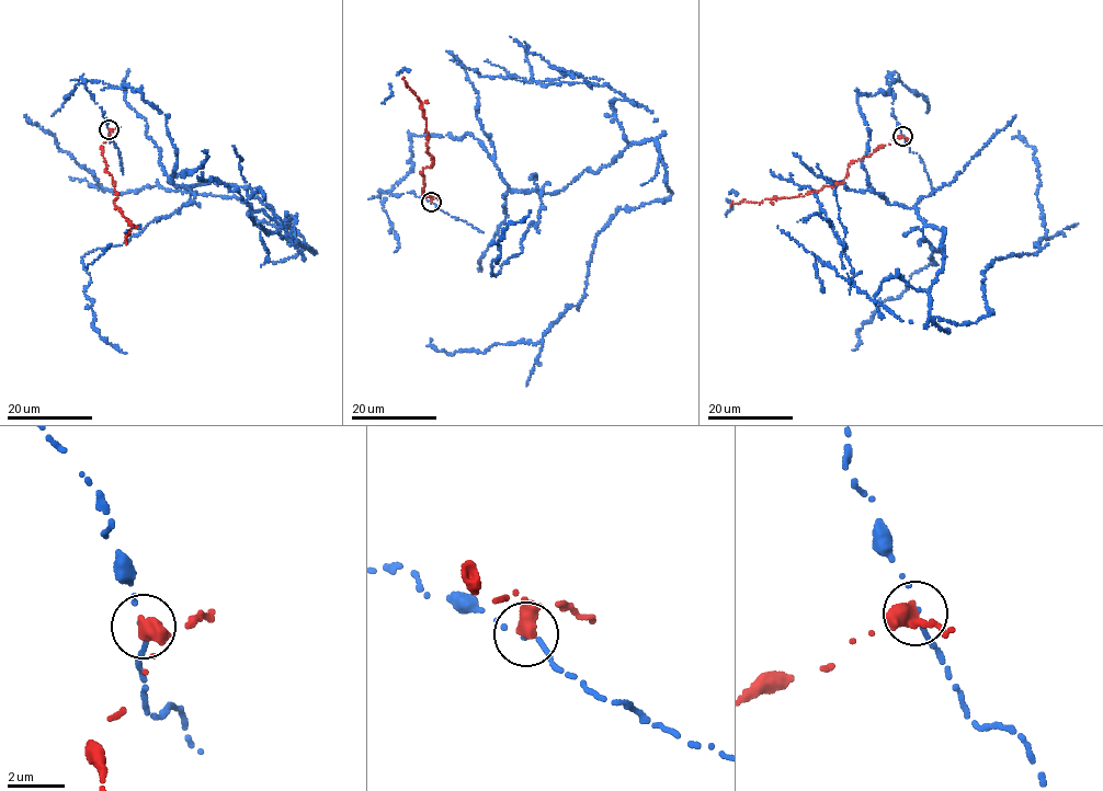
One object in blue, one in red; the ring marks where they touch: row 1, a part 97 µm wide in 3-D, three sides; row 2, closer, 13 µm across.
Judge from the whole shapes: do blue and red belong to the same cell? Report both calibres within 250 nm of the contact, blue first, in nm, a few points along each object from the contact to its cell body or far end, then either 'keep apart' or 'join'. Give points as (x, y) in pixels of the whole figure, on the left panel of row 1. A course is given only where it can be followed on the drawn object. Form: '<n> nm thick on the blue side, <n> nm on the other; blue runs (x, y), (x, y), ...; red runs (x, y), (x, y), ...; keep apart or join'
110 nm thick on the blue side, 500 nm on the other; blue runs (109, 128), (86, 81), (166, 115), (168, 181), (245, 186), (304, 243), (236, 197), (105, 188), (31, 119); red runs (109, 129), (110, 136), (101, 147), (106, 172), (112, 176), (117, 194), (115, 208), (132, 224), (126, 244); keep apart

